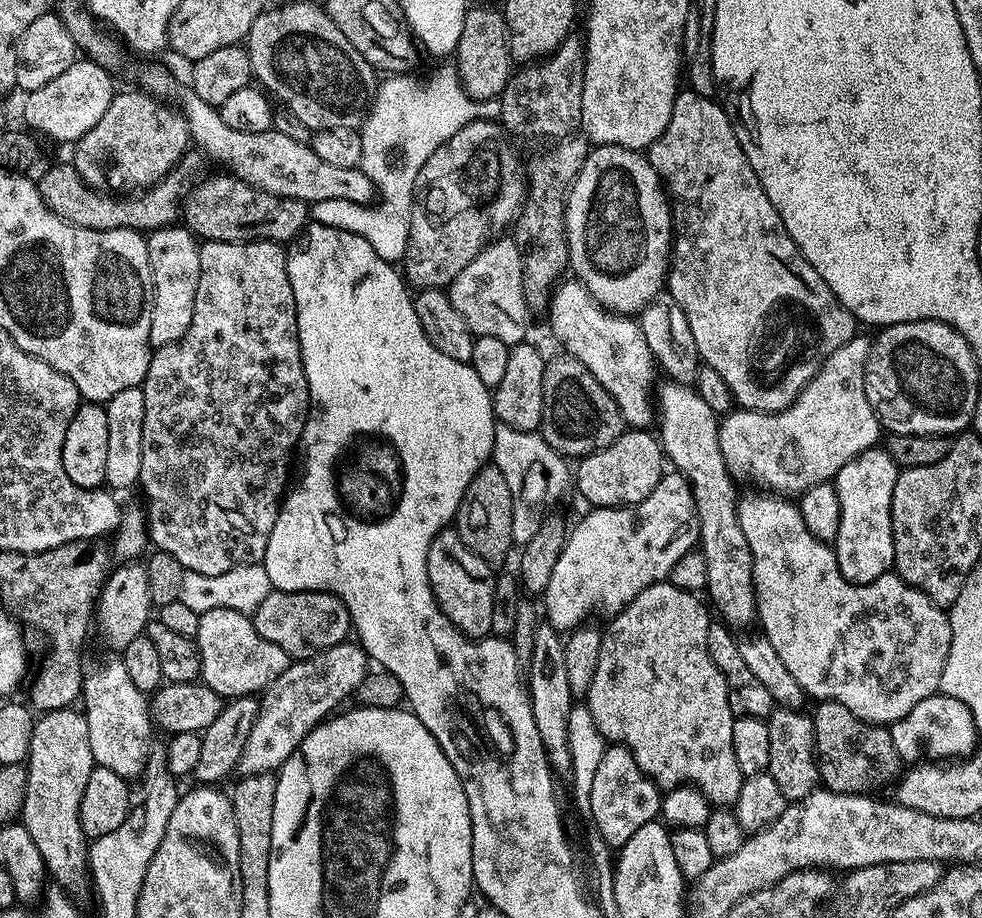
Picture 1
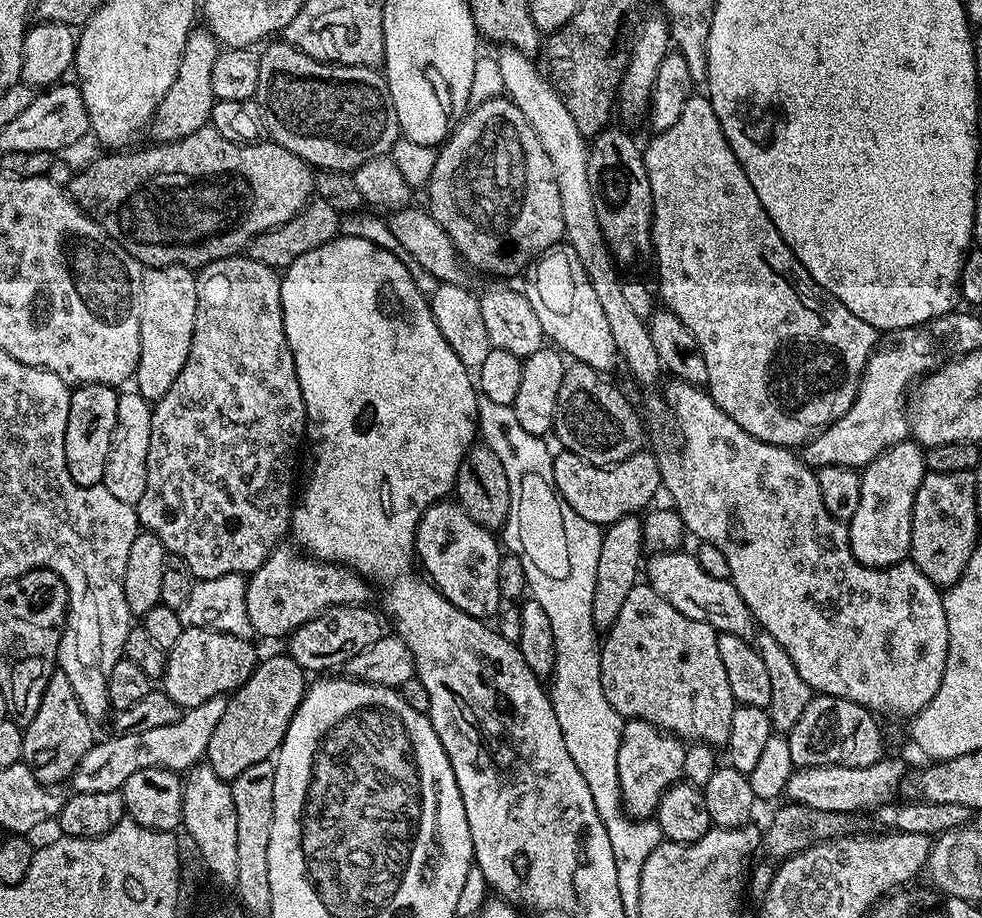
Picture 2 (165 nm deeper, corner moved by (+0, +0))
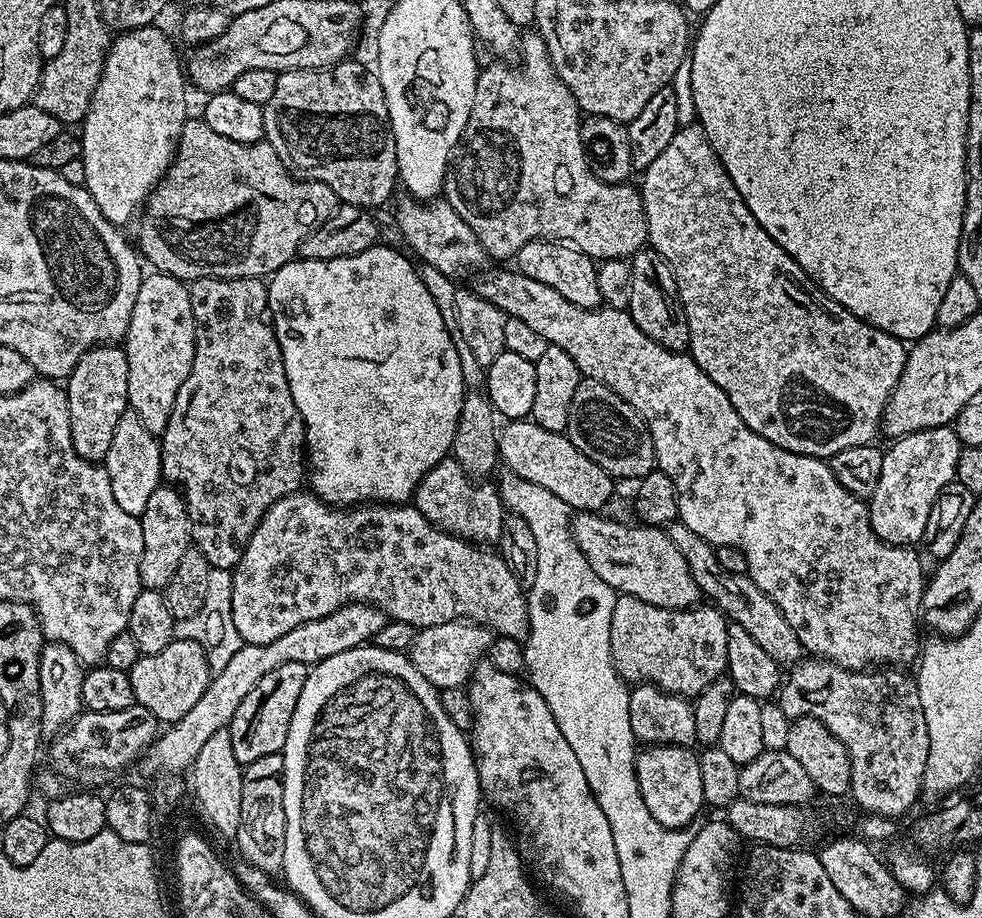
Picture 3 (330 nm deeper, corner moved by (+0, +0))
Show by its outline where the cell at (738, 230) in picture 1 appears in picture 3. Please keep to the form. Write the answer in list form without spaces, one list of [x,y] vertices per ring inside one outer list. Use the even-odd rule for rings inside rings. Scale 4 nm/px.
[[[699,123],[680,127],[674,134],[674,138],[670,138],[670,146],[666,146],[666,150],[662,150],[662,154],[658,154],[654,162],[650,162],[641,180],[644,181],[639,181],[638,187],[646,210],[648,244],[672,267],[680,301],[686,314],[686,322],[690,326],[688,347],[691,358],[726,394],[747,428],[754,430],[760,437],[766,438],[779,448],[823,460],[829,459],[834,453],[848,449],[850,446],[873,443],[877,439],[876,432],[878,436],[882,428],[886,402],[894,386],[898,386],[898,378],[902,376],[904,363],[908,361],[908,348],[905,341],[870,326],[865,320],[859,320],[857,316],[850,314],[850,310],[846,310],[841,304],[831,300],[820,289],[820,285],[811,276],[805,274],[802,266],[798,266],[798,262],[794,262],[794,258],[790,258],[790,254],[786,254],[786,250],[782,250],[782,246],[778,246],[778,242],[774,242],[774,238],[770,238],[770,234],[766,234],[766,230],[758,226],[758,218],[750,214],[750,206],[746,206],[742,194],[738,194],[734,182],[730,182],[730,174],[726,174],[718,154],[714,154]]]

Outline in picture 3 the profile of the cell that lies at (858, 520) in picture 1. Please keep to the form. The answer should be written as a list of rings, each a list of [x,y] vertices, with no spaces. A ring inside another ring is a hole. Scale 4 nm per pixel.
[[[952,426],[915,432],[893,439],[889,444],[892,445],[884,448],[878,487],[867,501],[870,526],[882,542],[916,546],[923,541],[926,522],[938,494],[956,479],[962,445]]]

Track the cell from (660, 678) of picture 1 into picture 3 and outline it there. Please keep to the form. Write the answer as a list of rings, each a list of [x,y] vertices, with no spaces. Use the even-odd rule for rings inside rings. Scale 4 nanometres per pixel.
[[[617,595],[614,602],[614,614],[610,618],[610,654],[612,664],[621,680],[629,685],[654,684],[663,692],[672,692],[675,696],[695,698],[710,682],[725,675],[726,638],[729,619],[715,606],[695,606],[691,608],[663,608],[640,601],[638,597]]]

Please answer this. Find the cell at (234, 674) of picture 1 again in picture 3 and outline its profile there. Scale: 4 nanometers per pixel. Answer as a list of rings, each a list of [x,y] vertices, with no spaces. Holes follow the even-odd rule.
[[[175,639],[170,646],[166,646],[166,650],[141,656],[129,670],[128,677],[136,703],[146,706],[157,722],[171,726],[187,714],[198,698],[202,698],[210,679],[210,669],[201,644],[193,640]]]

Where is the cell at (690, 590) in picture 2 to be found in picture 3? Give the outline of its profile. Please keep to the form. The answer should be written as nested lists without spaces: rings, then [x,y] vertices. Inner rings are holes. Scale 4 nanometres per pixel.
[[[577,513],[572,521],[572,536],[580,552],[587,556],[591,569],[607,585],[621,595],[638,597],[663,608],[691,608],[701,601],[702,593],[690,574],[686,558],[665,529],[643,524],[628,526],[602,517],[599,513]]]

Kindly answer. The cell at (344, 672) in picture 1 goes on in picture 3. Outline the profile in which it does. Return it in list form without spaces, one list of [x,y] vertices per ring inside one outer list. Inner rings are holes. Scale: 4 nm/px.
[[[451,620],[419,629],[412,639],[410,659],[418,674],[422,674],[422,678],[426,678],[426,682],[430,682],[433,688],[464,688],[473,668],[487,653],[493,639],[492,629],[475,620]]]

